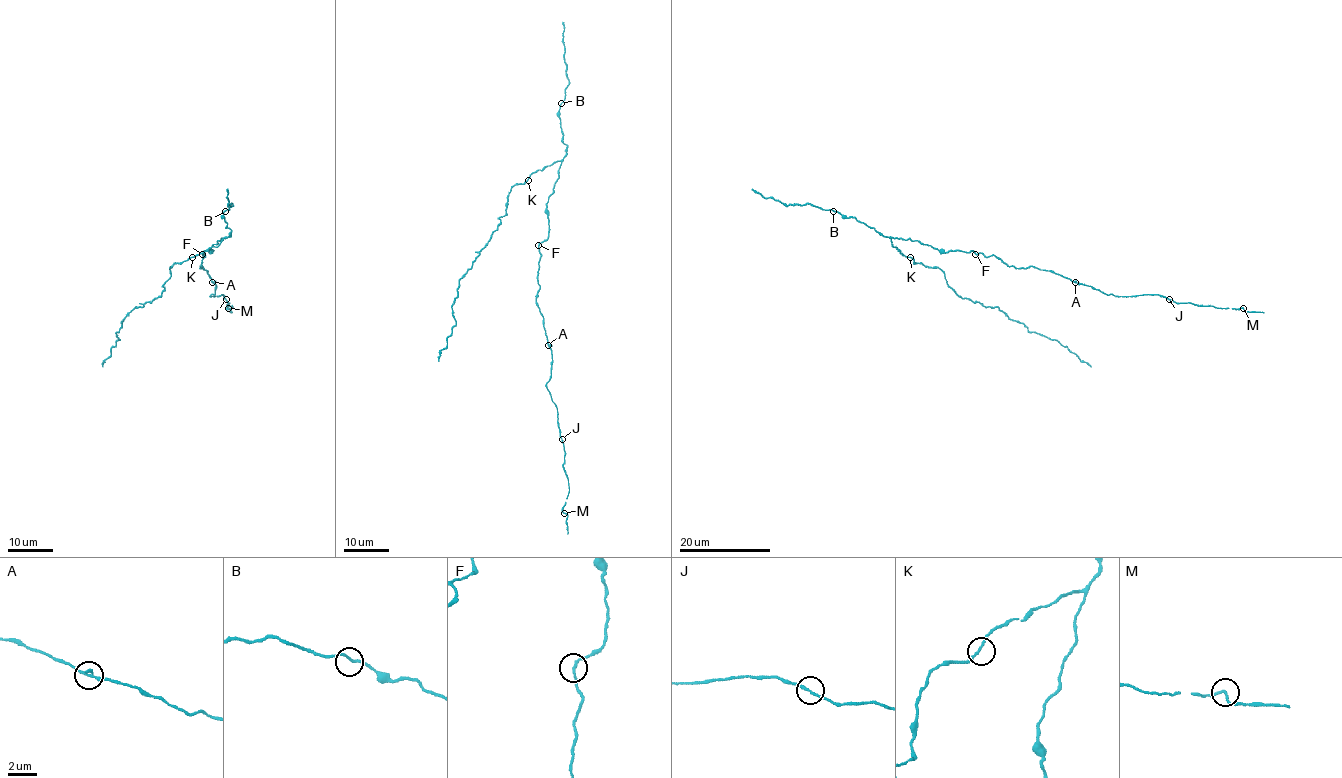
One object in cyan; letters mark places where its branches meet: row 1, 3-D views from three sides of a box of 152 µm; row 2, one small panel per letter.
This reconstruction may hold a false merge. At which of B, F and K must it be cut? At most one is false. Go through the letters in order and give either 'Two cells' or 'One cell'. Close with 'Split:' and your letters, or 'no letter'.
B: One cell
F: One cell
K: One cell
Split: no letter

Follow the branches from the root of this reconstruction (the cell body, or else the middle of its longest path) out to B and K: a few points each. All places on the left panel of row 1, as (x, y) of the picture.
B: (211, 252), (213, 244), (229, 236), (231, 230), (223, 216), (225, 211)
K: (211, 252), (210, 248), (225, 237), (217, 247), (210, 247), (192, 257)

